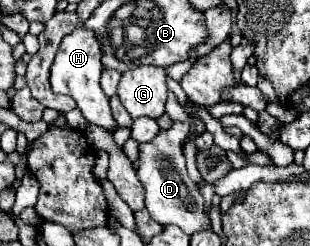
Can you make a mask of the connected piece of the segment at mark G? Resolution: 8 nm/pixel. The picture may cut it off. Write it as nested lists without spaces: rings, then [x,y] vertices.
[[[136,67],[126,71],[118,85],[118,97],[134,119],[162,117],[166,113],[166,95],[166,73],[158,67]]]

